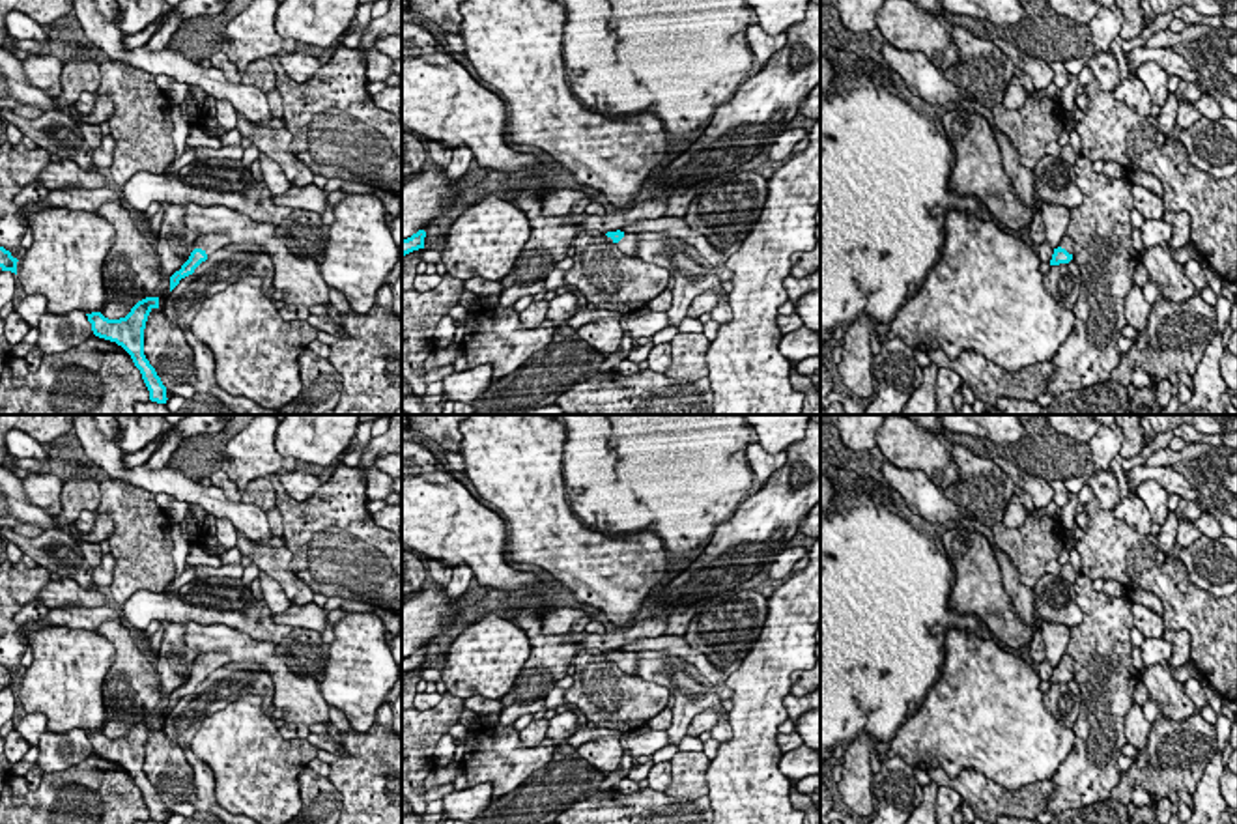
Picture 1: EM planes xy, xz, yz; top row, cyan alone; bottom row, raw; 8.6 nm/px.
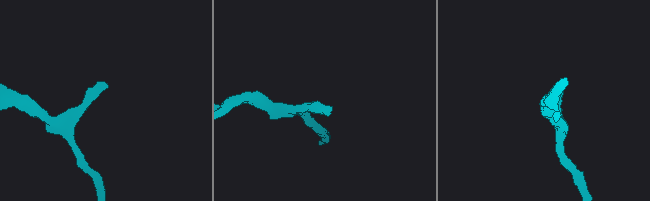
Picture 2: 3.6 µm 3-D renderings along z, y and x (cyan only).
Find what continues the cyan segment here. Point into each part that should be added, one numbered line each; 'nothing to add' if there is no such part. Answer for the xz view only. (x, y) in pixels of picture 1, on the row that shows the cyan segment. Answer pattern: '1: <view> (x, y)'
1: xz (628, 243)

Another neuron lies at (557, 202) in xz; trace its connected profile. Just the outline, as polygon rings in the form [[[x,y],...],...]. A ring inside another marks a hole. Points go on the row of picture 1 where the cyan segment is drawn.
[[[553,189],[542,196],[542,215],[568,215],[572,211],[572,204],[583,198],[589,198],[583,191]]]

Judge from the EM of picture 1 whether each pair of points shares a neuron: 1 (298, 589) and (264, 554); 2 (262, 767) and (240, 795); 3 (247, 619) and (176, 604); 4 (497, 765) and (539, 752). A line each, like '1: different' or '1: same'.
1: same
2: same
3: same
4: same

